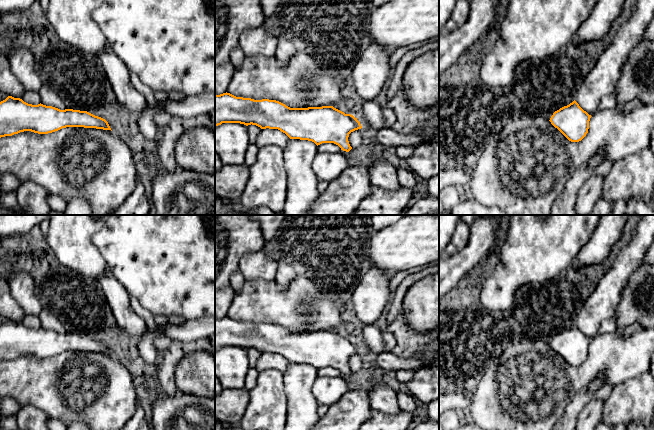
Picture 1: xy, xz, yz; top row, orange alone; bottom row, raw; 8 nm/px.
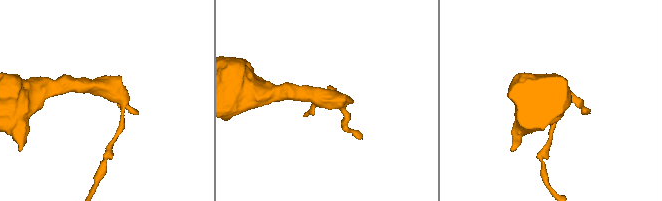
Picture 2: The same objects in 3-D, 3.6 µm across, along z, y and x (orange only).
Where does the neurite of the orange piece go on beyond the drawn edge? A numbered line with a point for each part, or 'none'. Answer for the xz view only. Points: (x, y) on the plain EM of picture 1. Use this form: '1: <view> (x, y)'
1: xz (371, 341)

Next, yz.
none

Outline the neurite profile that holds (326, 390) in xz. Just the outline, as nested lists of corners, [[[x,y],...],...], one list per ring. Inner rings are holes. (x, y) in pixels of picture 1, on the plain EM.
[[[317,376],[312,392],[319,406],[335,404],[350,388],[341,377]]]

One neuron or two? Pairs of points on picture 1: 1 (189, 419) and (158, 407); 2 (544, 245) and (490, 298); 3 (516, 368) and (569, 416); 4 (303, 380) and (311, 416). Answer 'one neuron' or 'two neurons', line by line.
1: one neuron
2: one neuron
3: two neurons
4: one neuron

